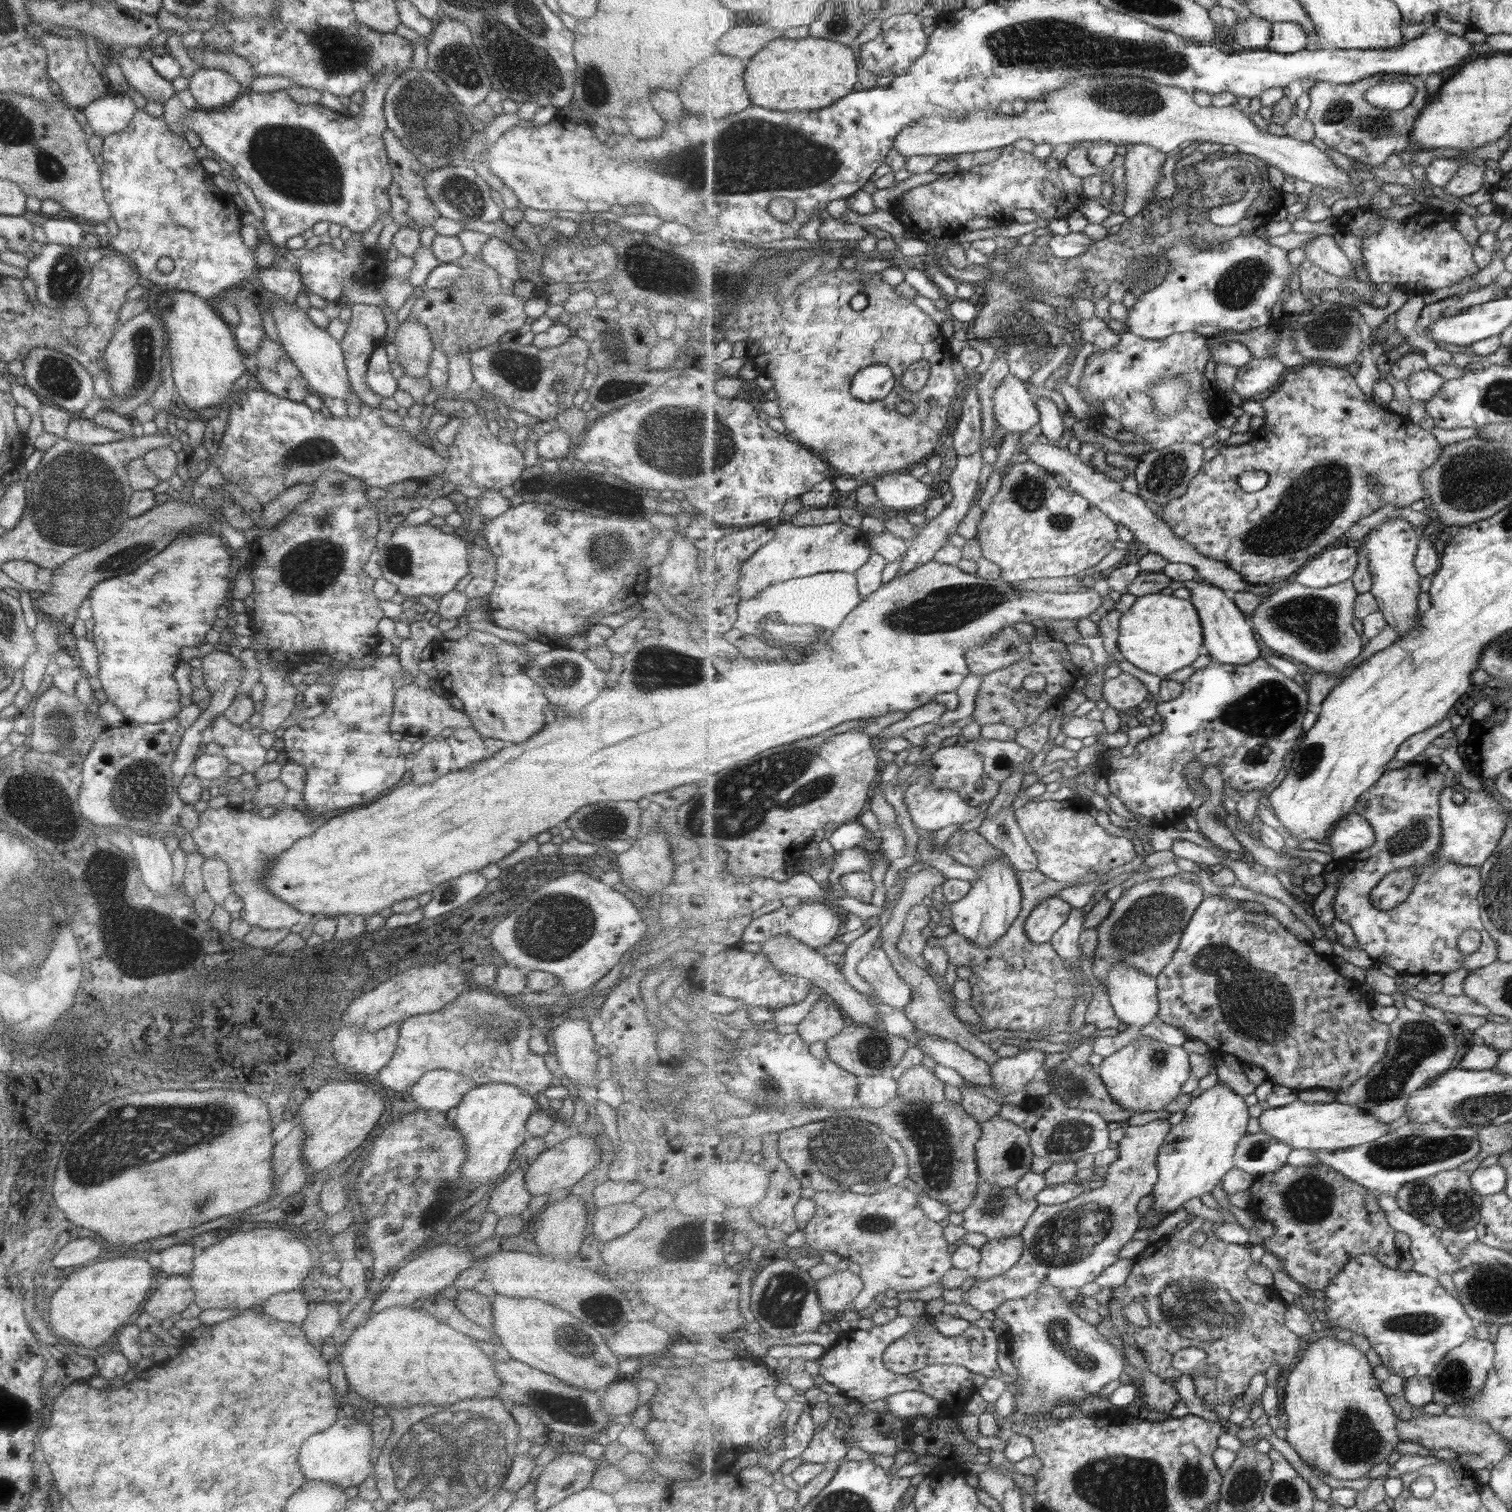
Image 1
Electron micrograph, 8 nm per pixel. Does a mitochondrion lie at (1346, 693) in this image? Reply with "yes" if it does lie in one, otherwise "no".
no

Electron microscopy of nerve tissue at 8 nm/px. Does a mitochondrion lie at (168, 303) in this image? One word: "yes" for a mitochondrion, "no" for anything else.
yes

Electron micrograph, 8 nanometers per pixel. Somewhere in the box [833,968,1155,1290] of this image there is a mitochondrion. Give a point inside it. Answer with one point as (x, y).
(1068, 1237)

